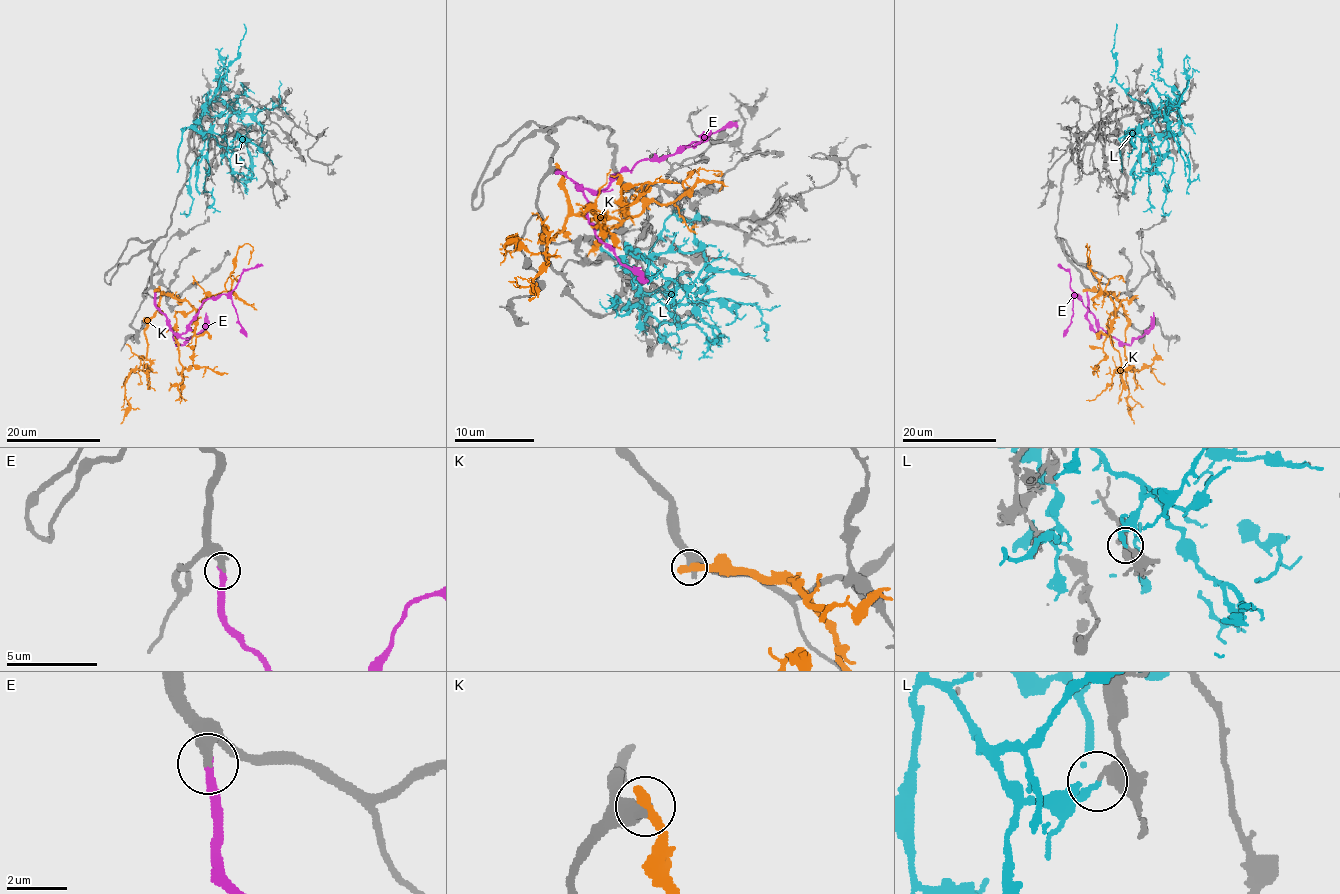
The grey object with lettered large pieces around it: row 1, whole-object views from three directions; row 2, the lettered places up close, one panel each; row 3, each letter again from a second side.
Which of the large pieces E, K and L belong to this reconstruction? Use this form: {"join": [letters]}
{"join": ["E"]}

